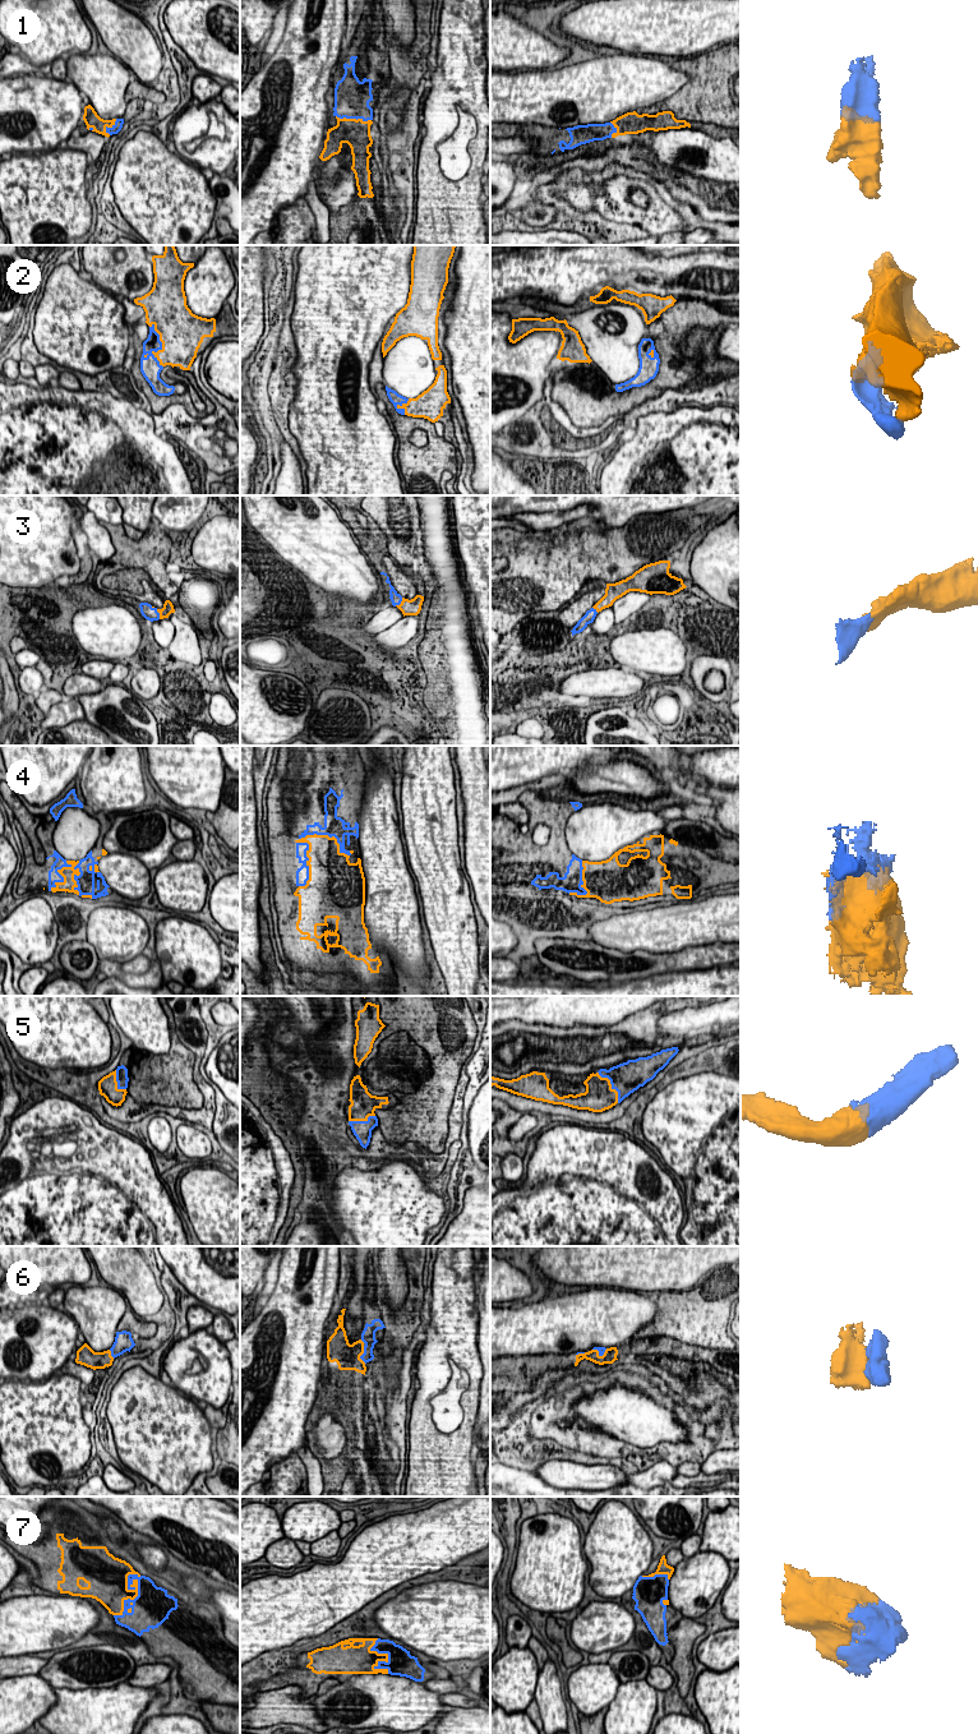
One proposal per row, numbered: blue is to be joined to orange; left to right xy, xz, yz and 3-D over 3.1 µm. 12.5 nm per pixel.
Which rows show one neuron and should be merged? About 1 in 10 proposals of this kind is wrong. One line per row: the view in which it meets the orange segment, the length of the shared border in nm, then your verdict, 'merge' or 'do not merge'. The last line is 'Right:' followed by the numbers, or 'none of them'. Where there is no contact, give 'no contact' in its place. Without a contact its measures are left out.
1: contact in xz; length 460 nm; merge
2: contact in xy; length 550 nm; merge
3: contact in xz; length 150 nm; merge
4: contact in xy; length 600 nm; merge
5: contact in yz; length 480 nm; merge
6: contact in xz; length 220 nm; merge
7: contact in xy; length 600 nm; merge
Right: 1, 2, 3, 4, 5, 6, 7

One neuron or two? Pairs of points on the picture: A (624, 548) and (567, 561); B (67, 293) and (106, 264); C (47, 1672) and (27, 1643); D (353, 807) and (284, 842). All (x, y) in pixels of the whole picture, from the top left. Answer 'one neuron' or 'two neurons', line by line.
A: one neuron
B: two neurons
C: two neurons
D: one neuron

